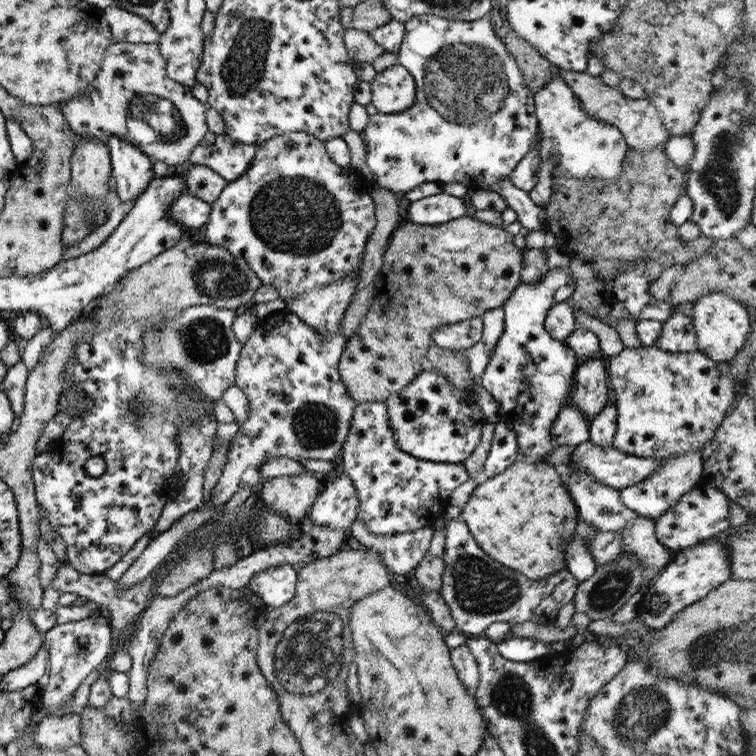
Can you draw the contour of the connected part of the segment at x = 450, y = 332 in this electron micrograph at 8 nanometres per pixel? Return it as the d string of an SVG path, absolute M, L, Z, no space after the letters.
M477 317L465 322L440 327L432 333L436 347L466 352L480 342L483 334L483 319Z

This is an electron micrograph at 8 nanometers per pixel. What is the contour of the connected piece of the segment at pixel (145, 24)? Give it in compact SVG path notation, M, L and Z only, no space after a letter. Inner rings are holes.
M113 6L106 8L105 19L109 22L113 40L116 43L157 43L161 35L143 16L120 8Z

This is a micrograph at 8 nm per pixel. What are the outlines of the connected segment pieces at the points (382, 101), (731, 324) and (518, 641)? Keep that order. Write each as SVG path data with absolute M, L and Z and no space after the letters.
M400 63L378 72L371 82L371 103L380 113L402 114L415 101L416 85L414 77Z
M714 290L701 296L701 299L693 304L693 320L697 350L718 364L732 361L751 334L751 322L746 306L722 291Z
M508 636L497 643L498 652L514 662L528 662L548 654L547 642L537 641L533 638L520 638Z

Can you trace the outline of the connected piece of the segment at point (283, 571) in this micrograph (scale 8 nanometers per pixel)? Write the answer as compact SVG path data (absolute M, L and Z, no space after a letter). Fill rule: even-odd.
M291 564L268 567L251 576L251 590L271 607L282 607L295 596L297 567Z

